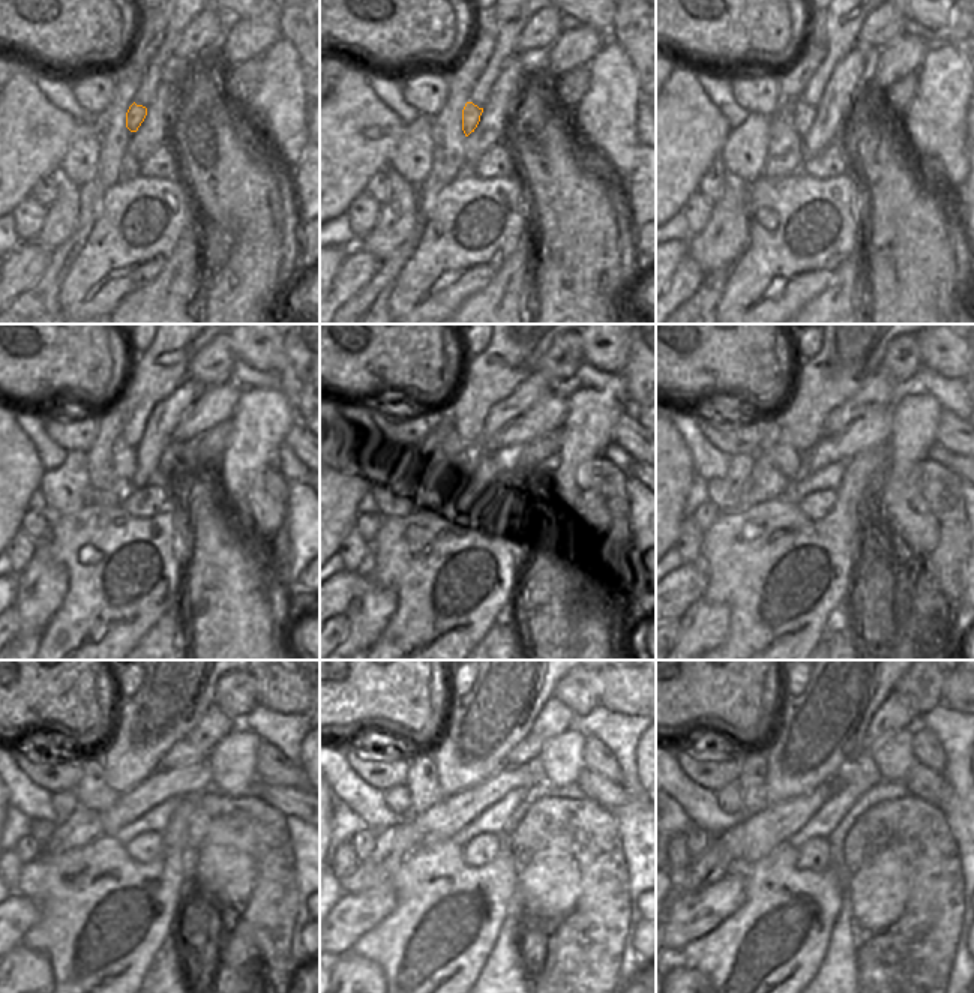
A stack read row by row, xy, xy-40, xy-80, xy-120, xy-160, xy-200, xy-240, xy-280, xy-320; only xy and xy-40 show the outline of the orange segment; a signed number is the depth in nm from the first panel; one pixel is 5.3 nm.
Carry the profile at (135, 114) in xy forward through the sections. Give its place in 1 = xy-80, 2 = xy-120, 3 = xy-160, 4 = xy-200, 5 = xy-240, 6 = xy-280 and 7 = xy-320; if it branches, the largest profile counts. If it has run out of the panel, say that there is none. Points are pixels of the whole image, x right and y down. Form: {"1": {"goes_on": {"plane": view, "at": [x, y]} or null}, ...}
{"1": {"goes_on": {"plane": "xy-80", "at": [805, 114]}}, "2": {"goes_on": {"plane": "xy-120", "at": [123, 459]}}, "3": {"goes_on": {"plane": "xy-160", "at": [459, 459]}}, "4": {"goes_on": {"plane": "xy-200", "at": [788, 461]}}, "5": {"goes_on": {"plane": "xy-240", "at": [92, 791]}}, "6": {"goes_on": {"plane": "xy-280", "at": [422, 780]}}, "7": {"goes_on": {"plane": "xy-320", "at": [752, 777]}}}

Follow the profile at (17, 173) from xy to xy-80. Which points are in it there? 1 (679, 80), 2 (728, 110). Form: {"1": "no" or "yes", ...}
{"1": "yes", "2": "no"}

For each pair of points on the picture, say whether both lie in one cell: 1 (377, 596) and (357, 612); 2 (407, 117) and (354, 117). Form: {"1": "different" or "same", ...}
{"1": "same", "2": "different"}

